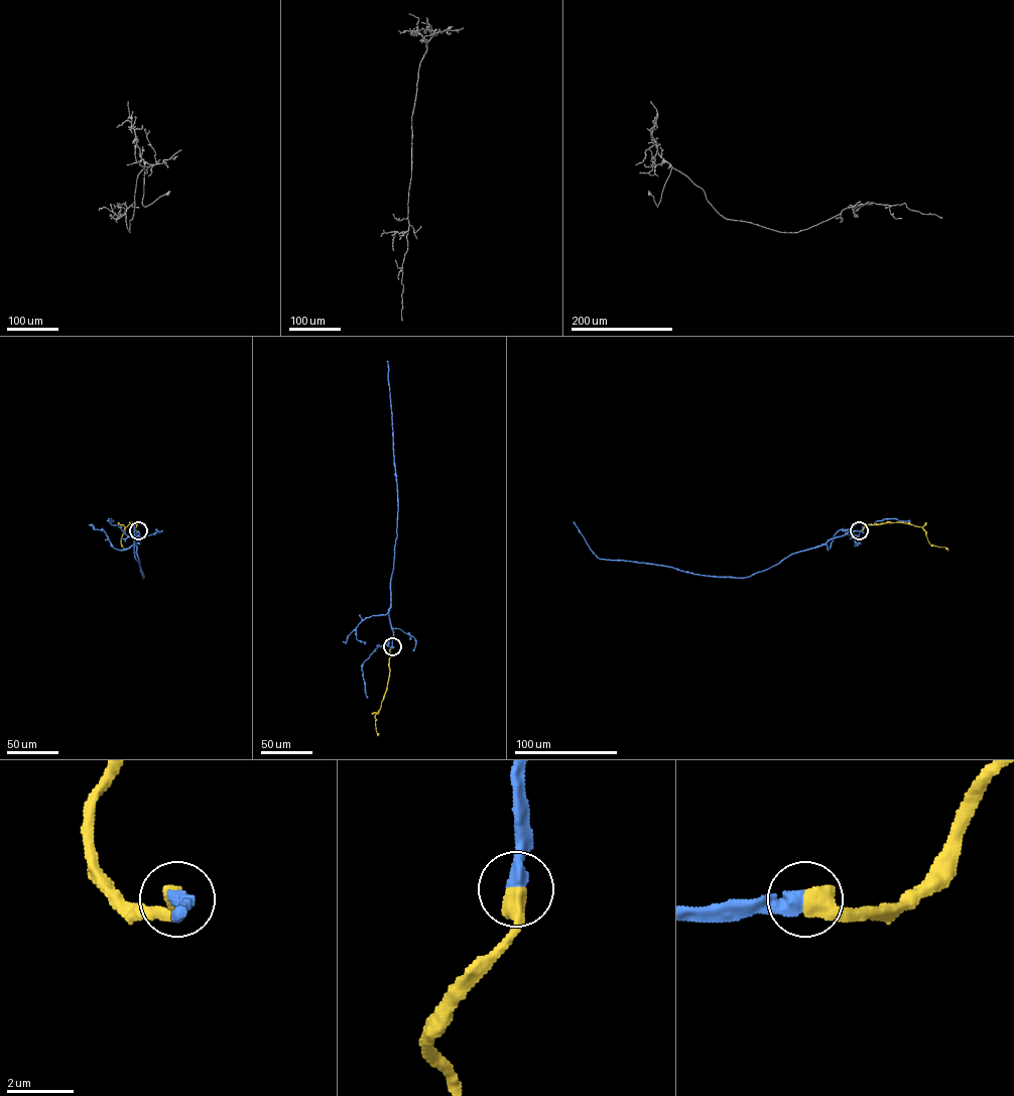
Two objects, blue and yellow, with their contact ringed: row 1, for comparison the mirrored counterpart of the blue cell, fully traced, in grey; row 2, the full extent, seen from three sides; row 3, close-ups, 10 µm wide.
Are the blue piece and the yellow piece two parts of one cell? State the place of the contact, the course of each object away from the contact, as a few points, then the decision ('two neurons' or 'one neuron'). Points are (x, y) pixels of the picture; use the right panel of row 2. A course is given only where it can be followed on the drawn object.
at (859, 530); blue runs (858, 530), (792, 554), (750, 576), (737, 578), (599, 559), (574, 522); yellow runs (859, 530), (868, 525), (903, 522), (921, 526), (930, 544), (948, 550); one neuron

